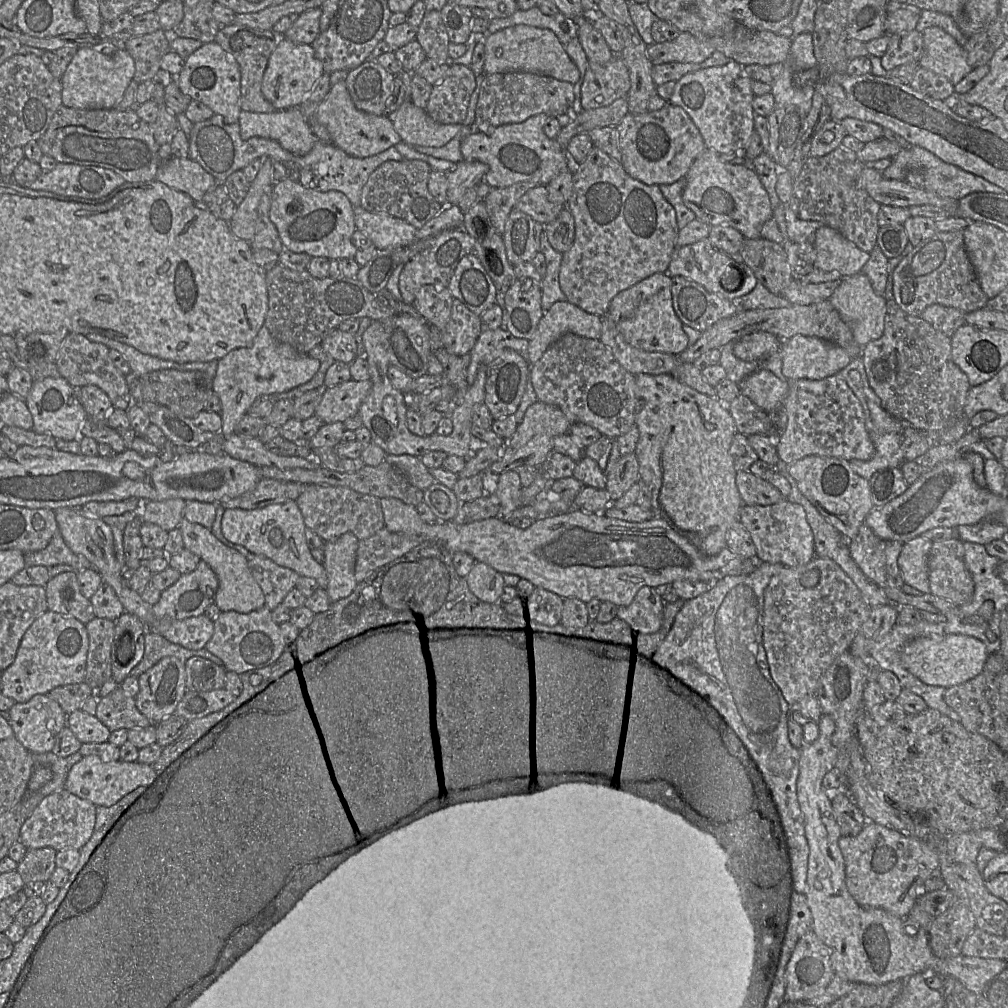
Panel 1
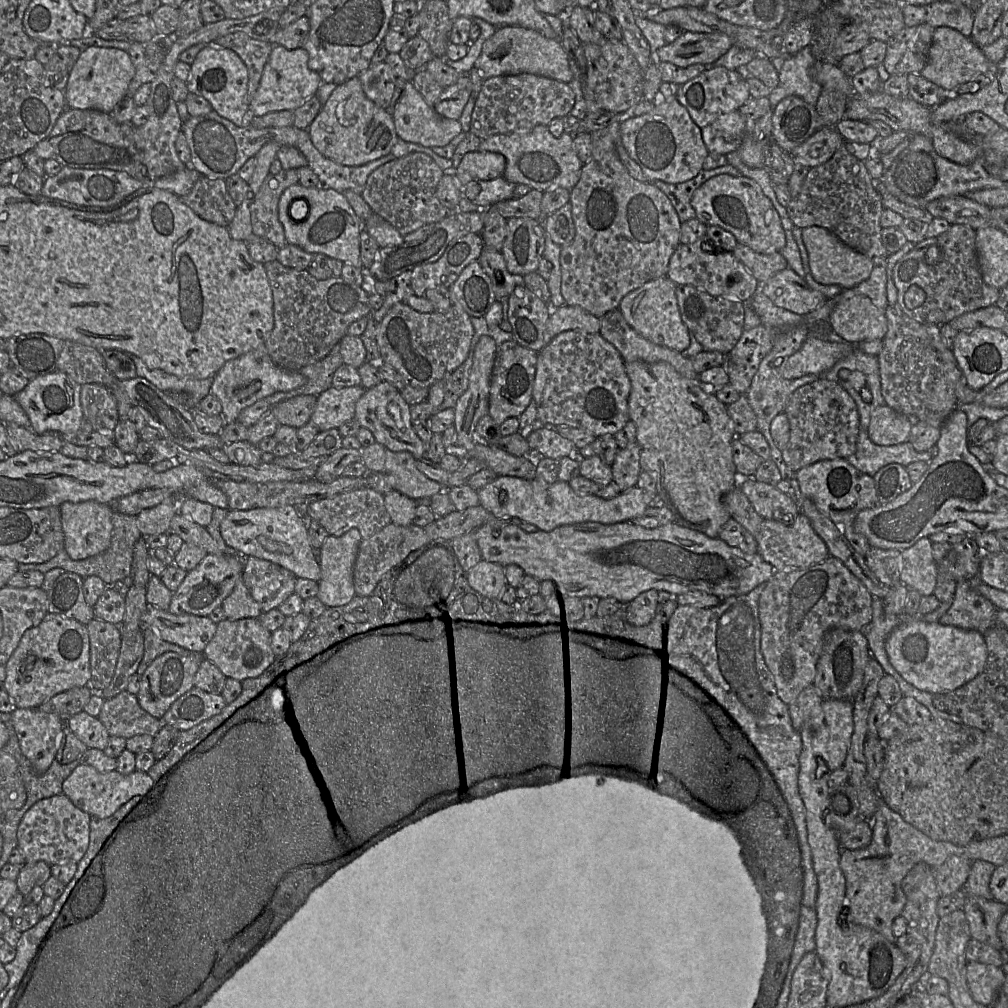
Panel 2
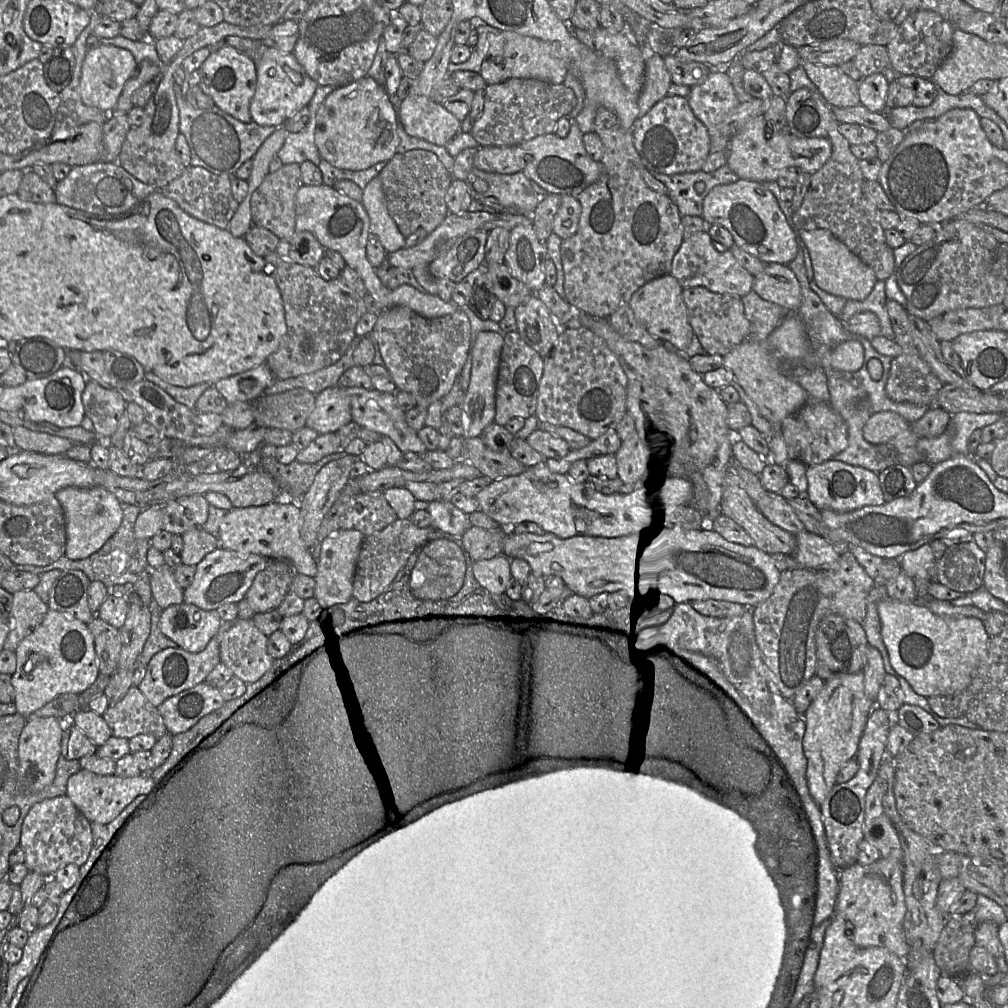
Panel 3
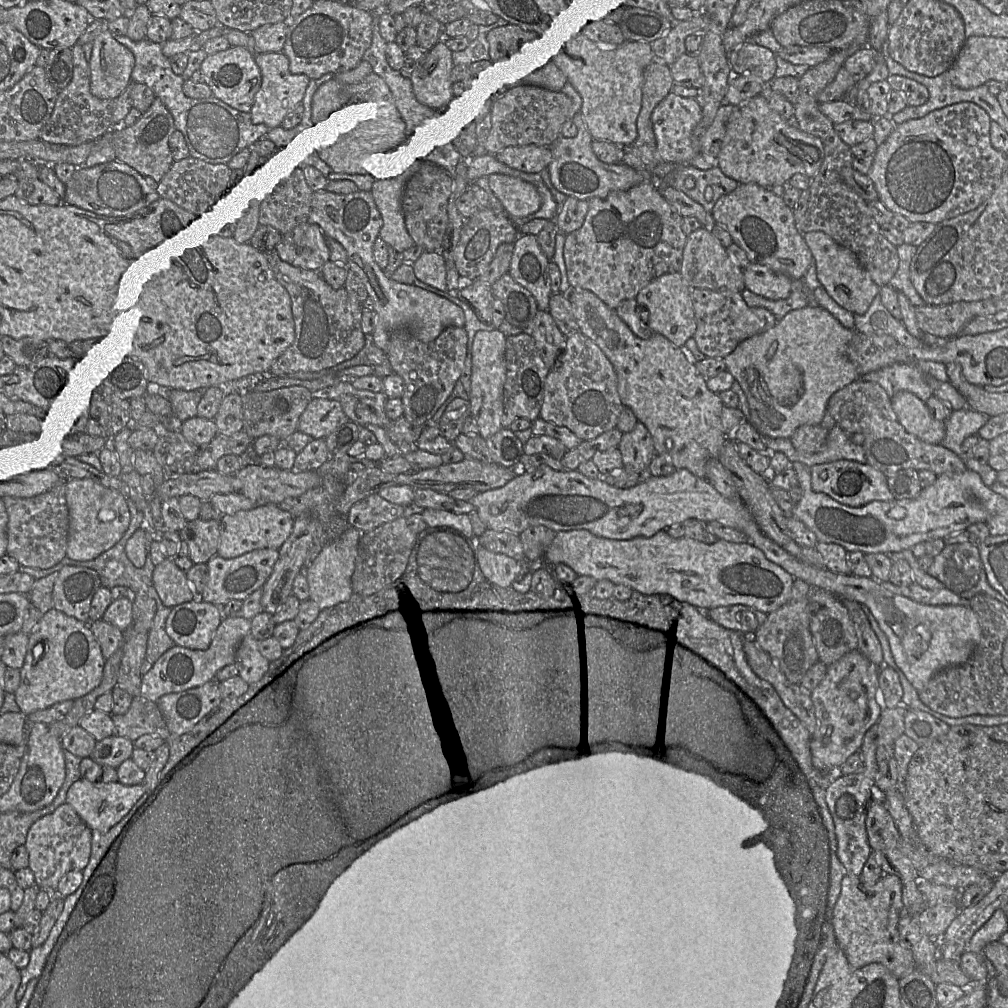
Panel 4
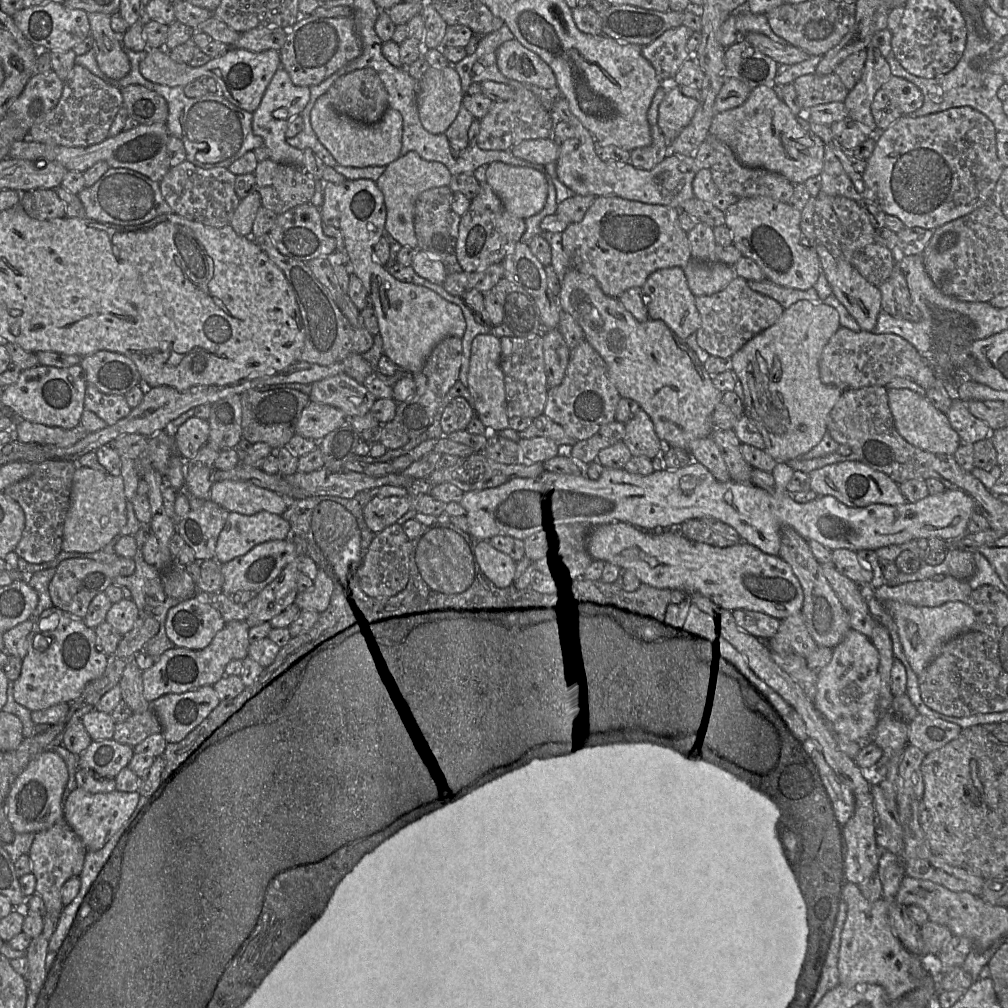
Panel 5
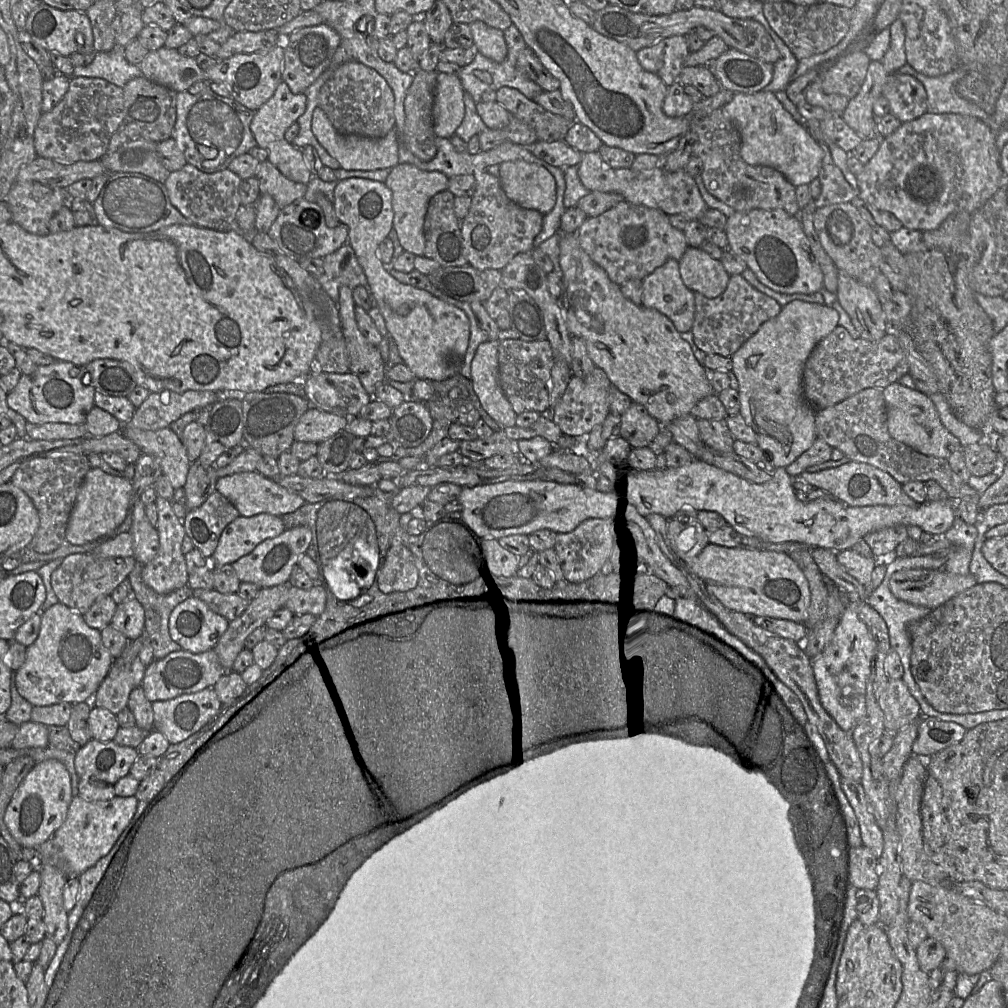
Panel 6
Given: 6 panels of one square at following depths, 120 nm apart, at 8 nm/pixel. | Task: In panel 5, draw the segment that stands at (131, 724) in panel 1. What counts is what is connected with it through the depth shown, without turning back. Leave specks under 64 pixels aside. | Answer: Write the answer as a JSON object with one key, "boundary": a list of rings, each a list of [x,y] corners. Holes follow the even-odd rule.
{"boundary":[[[151,708],[133,712],[129,718],[115,724],[113,739],[121,744],[135,747],[147,737],[161,732],[161,723]]]}

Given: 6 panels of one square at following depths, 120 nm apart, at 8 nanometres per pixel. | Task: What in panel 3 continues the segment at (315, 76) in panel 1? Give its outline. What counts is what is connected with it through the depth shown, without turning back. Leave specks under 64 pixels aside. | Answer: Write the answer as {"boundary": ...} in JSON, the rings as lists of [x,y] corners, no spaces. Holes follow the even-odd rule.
{"boundary":[[[259,44],[254,54],[254,64],[257,73],[255,94],[250,102],[252,121],[261,126],[282,127],[293,114],[306,107],[318,87],[318,84],[305,72],[292,53],[282,53],[279,50]]]}

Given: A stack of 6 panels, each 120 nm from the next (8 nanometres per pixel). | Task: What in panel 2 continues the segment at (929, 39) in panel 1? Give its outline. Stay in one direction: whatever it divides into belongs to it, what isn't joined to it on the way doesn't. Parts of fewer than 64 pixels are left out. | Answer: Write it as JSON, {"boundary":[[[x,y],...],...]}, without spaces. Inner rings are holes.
{"boundary":[[[940,26],[934,30],[928,61],[920,74],[948,91],[955,91],[959,85],[980,74],[993,76],[995,66],[996,64],[987,59],[982,48],[970,37],[964,36],[956,29]]]}

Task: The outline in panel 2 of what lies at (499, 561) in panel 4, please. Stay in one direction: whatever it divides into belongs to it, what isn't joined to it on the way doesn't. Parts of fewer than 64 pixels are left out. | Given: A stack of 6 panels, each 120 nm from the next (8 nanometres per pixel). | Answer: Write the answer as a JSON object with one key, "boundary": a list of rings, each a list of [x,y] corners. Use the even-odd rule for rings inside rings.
{"boundary":[[[481,559],[467,572],[467,580],[469,585],[480,594],[489,598],[499,598],[506,584],[504,567]]]}

